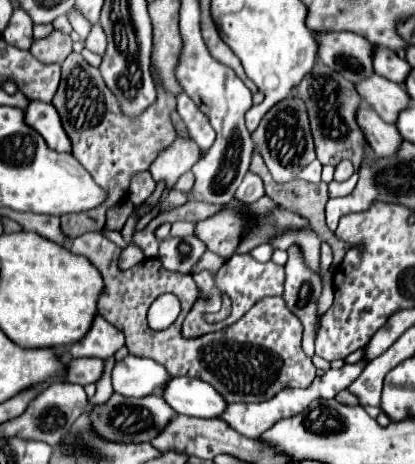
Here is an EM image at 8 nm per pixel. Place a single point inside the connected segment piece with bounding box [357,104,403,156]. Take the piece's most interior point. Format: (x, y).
(381, 136)

